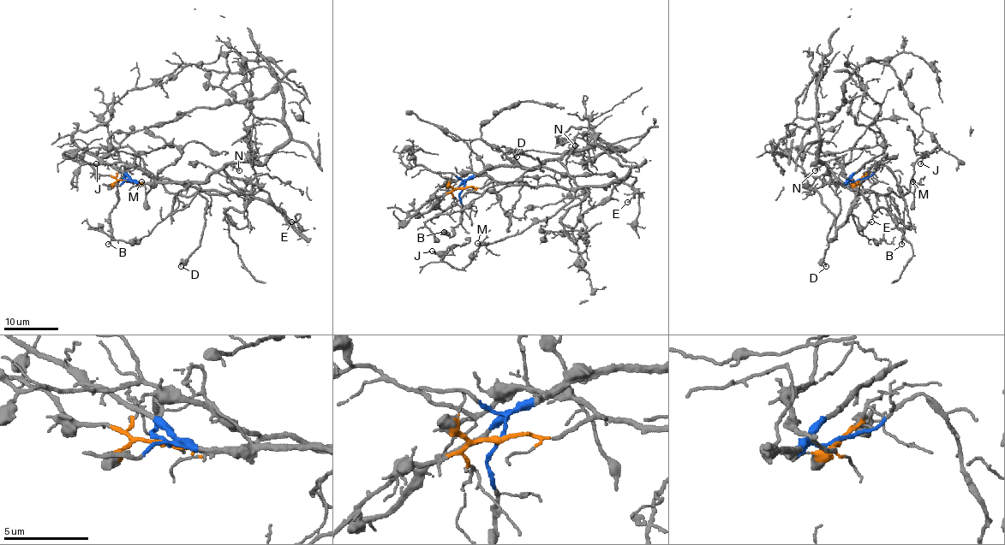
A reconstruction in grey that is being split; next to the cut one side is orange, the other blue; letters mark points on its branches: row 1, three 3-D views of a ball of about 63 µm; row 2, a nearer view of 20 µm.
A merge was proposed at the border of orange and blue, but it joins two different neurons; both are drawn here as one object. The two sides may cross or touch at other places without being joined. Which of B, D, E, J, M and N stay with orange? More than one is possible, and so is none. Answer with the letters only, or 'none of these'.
E, J, M

